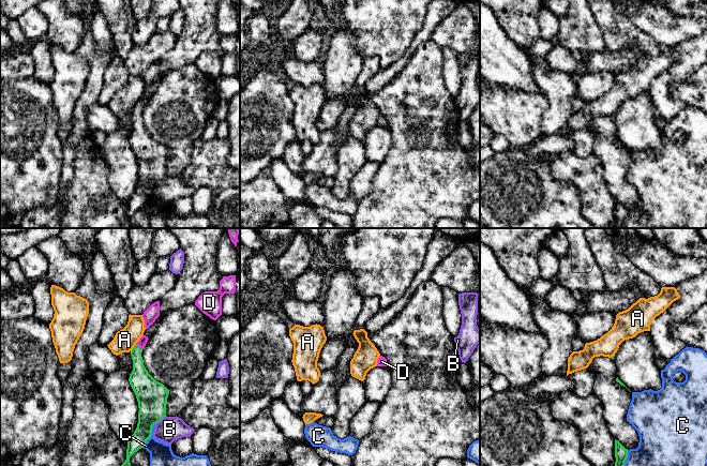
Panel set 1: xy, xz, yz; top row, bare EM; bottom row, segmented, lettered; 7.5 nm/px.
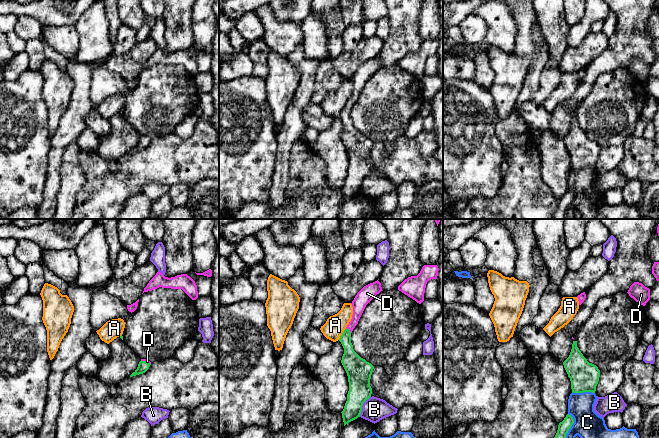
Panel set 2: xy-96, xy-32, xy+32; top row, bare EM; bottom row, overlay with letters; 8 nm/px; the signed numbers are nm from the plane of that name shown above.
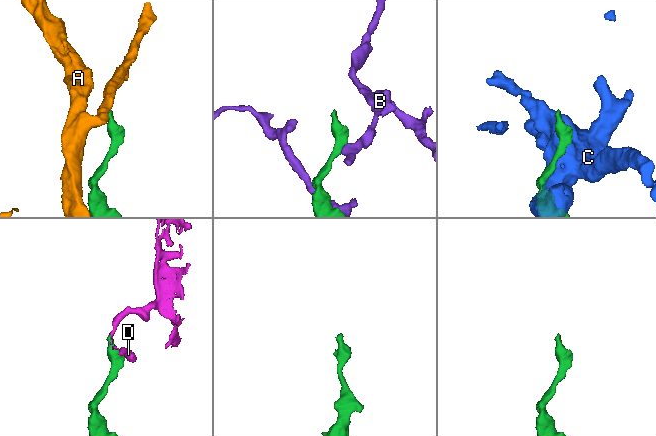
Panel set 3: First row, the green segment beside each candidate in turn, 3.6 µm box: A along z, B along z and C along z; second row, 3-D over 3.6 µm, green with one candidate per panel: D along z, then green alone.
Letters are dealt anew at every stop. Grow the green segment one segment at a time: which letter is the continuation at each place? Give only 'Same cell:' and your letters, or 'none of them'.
Same cell: D

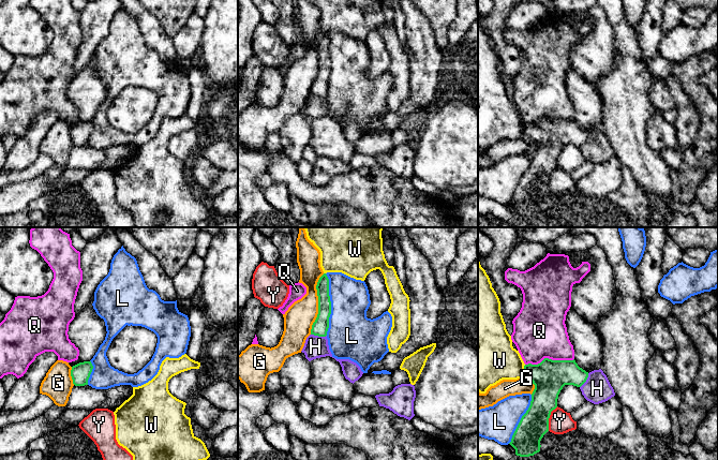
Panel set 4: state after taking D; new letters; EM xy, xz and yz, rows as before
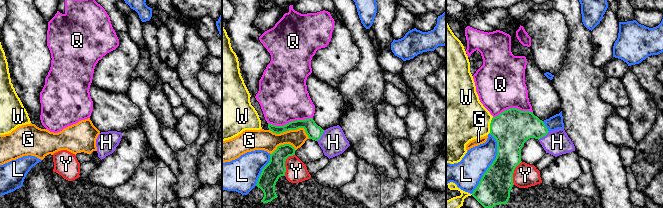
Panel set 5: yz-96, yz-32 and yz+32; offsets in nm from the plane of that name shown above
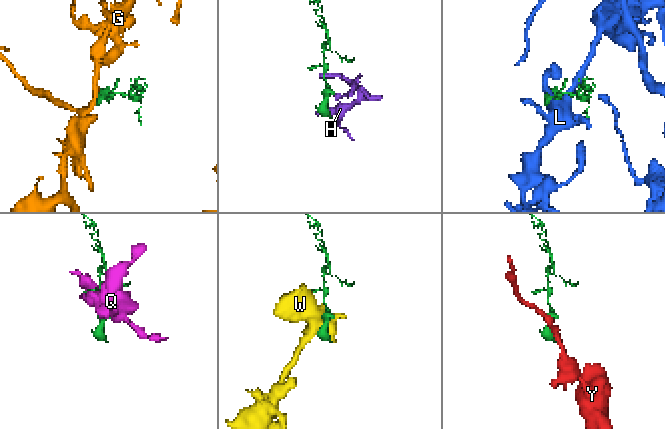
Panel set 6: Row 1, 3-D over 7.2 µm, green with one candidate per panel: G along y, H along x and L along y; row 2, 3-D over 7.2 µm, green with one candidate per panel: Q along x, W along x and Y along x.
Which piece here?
Same cell: none of them

